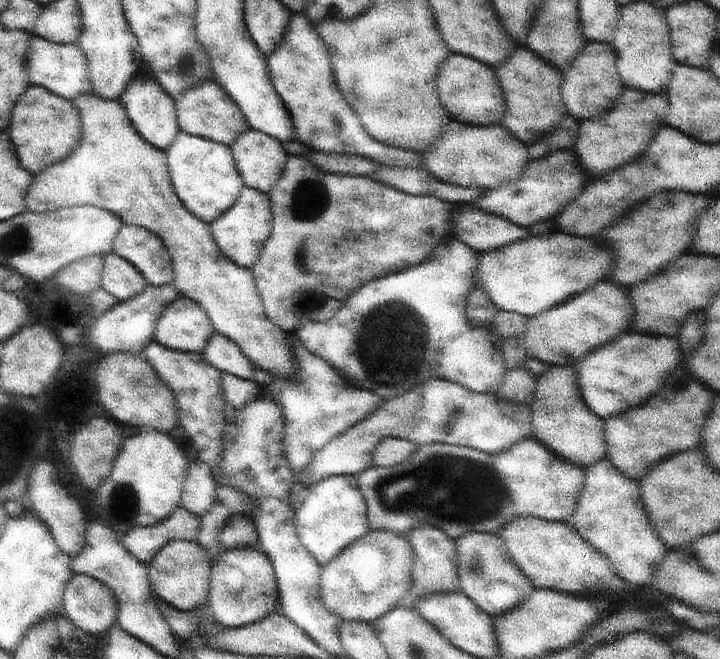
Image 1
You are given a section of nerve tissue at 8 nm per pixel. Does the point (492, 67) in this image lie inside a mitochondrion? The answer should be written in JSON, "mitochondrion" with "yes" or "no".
{"mitochondrion":"no"}

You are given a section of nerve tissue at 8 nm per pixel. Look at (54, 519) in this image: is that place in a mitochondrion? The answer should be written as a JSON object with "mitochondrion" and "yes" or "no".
{"mitochondrion":"no"}

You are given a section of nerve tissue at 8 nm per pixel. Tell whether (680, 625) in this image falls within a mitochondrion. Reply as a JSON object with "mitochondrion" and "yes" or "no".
{"mitochondrion":"no"}

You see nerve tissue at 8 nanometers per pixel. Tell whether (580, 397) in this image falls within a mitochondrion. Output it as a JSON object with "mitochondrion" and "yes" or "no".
{"mitochondrion":"no"}

